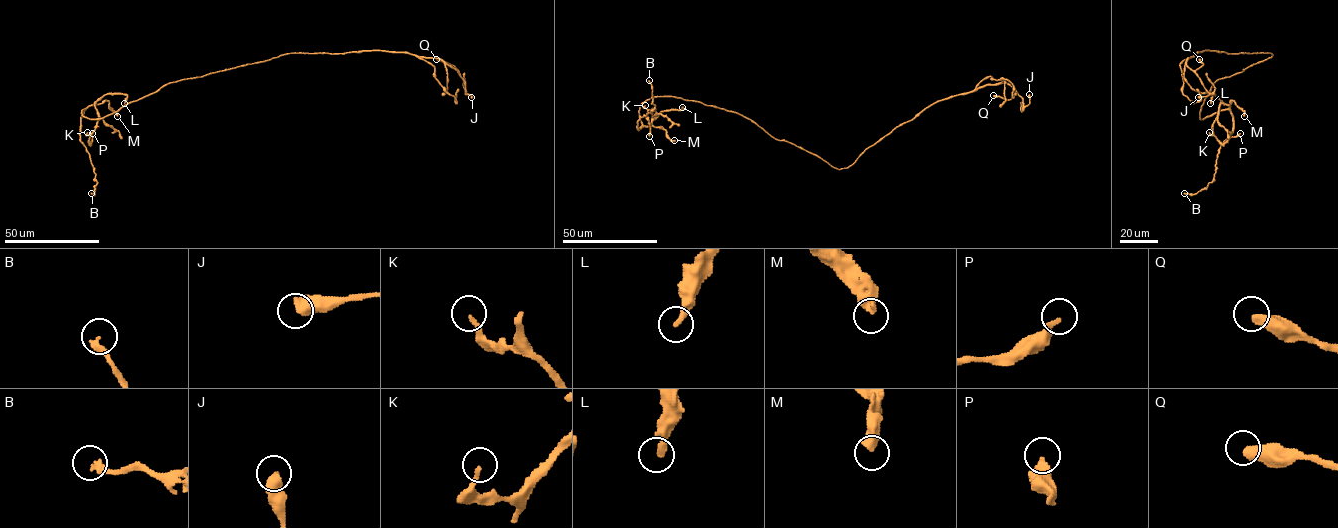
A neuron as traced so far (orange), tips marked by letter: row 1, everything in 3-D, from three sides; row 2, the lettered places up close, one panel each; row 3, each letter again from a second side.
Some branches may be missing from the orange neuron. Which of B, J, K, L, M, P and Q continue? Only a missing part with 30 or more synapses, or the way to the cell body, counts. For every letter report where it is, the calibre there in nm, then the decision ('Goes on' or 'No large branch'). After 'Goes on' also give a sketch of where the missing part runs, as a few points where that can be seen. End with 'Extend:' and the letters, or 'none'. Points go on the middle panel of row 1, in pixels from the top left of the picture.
B: Place: (649, 80). Thickness 280 nm. No large branch
J: Place: (1029, 94). Thickness 550 nm. No large branch
K: Place: (645, 105). Thickness 160 nm. No large branch
L: Place: (682, 107). Thickness 280 nm. No large branch
M: Place: (674, 140). Thickness 360 nm. No large branch
P: Place: (649, 136). Thickness 280 nm. No large branch
Q: Place: (993, 95). Thickness 480 nm. No large branch
Extend: none

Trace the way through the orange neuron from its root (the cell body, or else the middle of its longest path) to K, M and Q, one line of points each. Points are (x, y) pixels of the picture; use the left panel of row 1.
K: (234, 68), (170, 82), (101, 118), (84, 117), (82, 110), (94, 103), (98, 120), (87, 132)
M: (234, 68), (170, 82), (101, 118), (88, 118), (81, 111), (107, 100), (117, 116)
Q: (234, 68), (290, 53), (380, 50), (439, 58), (458, 70), (436, 59)

